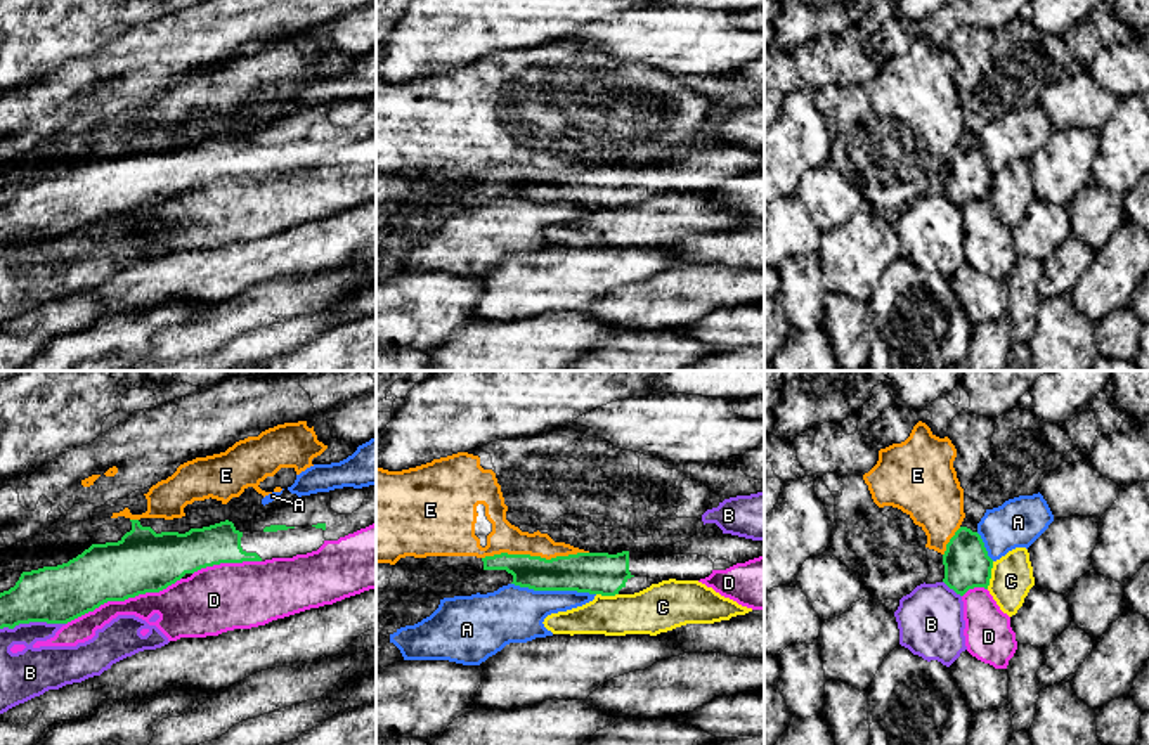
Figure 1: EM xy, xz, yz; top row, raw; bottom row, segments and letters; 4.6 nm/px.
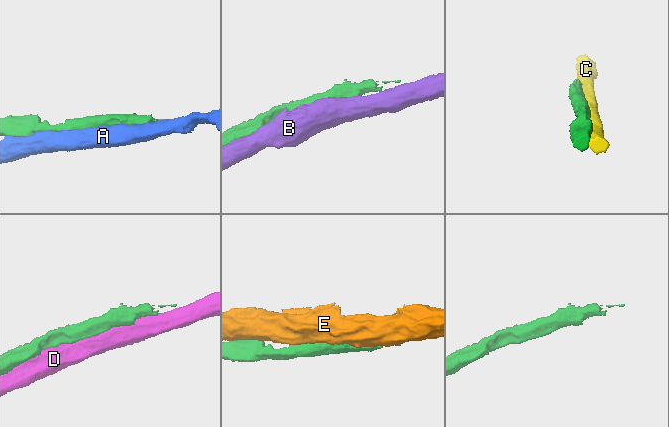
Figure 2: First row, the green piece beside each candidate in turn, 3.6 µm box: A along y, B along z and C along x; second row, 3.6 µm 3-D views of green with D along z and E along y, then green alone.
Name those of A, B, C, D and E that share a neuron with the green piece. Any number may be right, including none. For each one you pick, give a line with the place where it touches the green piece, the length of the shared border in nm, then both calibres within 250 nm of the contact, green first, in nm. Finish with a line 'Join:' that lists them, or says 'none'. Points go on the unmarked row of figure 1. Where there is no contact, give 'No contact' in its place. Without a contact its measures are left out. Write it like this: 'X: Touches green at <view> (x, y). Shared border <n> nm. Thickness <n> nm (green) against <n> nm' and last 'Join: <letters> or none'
Join: none

